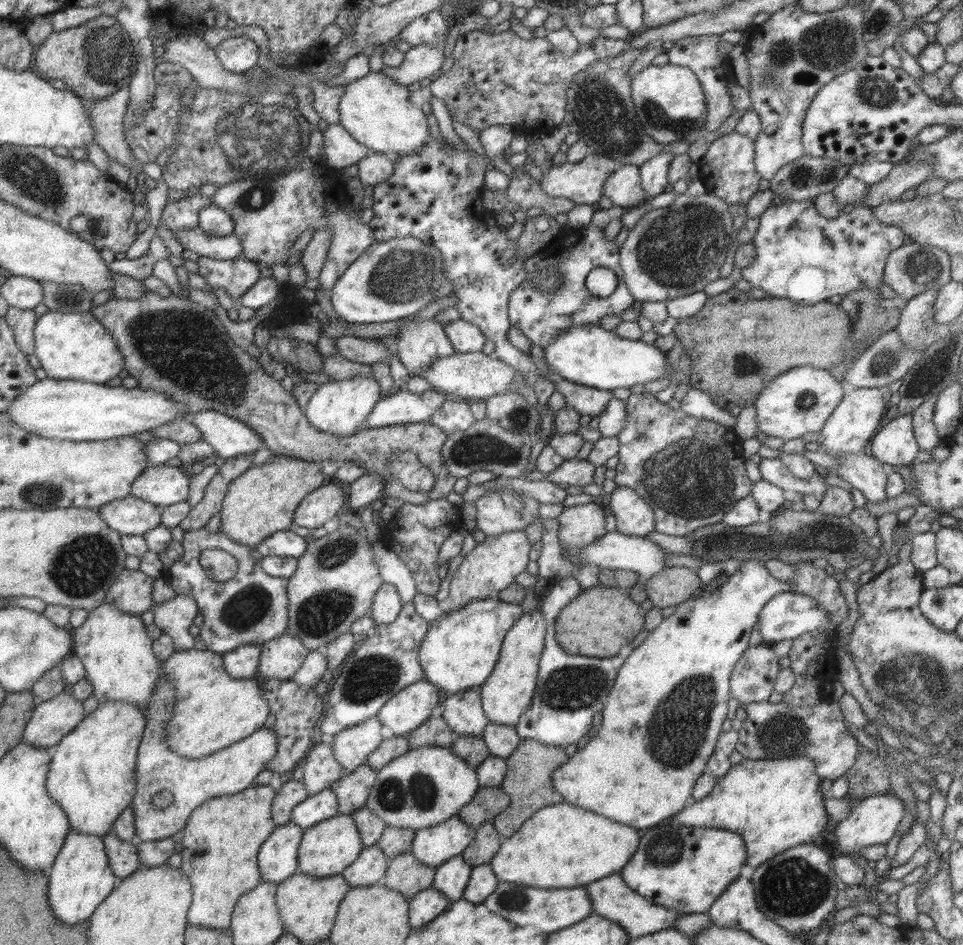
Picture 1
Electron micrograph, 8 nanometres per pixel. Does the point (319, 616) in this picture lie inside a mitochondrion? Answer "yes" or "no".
yes

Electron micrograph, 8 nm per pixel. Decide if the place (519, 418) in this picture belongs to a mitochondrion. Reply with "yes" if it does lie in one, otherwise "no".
yes

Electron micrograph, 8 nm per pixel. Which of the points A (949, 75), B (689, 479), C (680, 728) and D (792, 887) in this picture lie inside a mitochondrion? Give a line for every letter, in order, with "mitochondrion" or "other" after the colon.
A: other
B: mitochondrion
C: mitochondrion
D: mitochondrion

